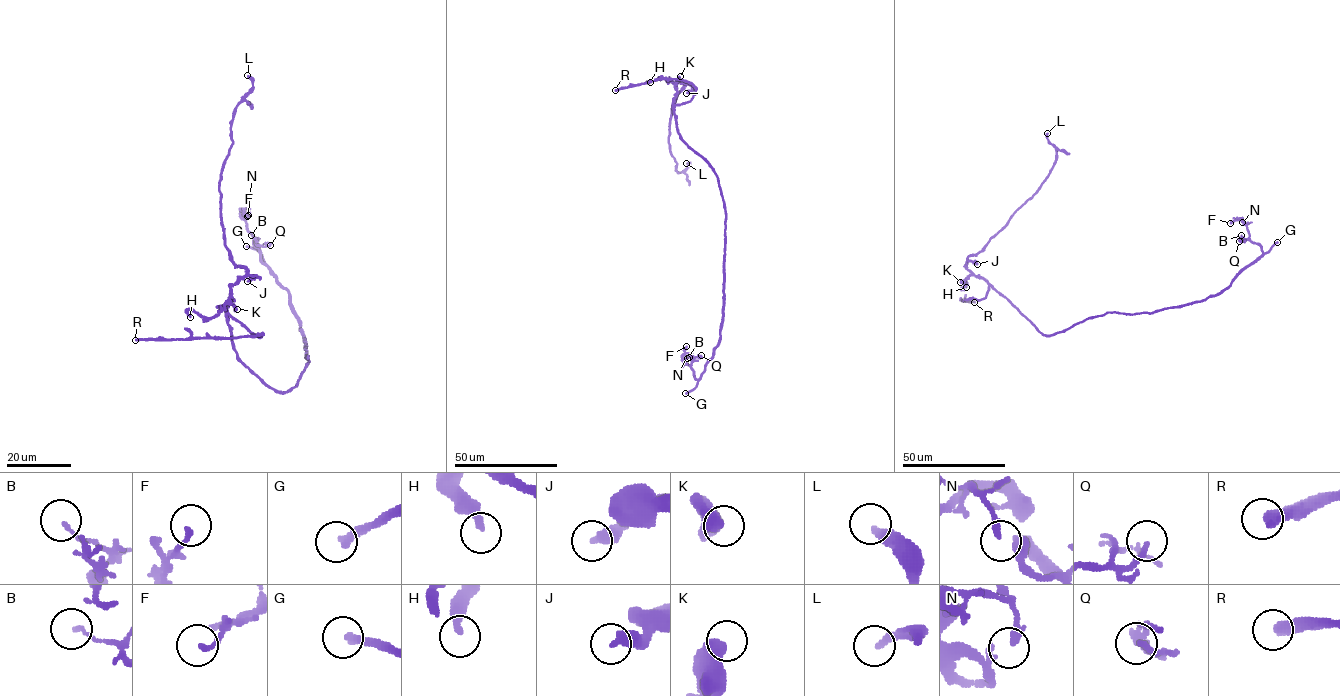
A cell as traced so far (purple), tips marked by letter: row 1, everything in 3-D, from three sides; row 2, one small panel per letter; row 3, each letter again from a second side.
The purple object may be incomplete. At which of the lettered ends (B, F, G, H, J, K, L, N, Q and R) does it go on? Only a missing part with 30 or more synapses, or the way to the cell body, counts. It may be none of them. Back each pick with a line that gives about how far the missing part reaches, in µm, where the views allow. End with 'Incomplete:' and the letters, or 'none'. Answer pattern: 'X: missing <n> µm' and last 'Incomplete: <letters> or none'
G: missing 45 µm
L: missing 20 µm
R: missing 60 µm
Incomplete: G, L, R

